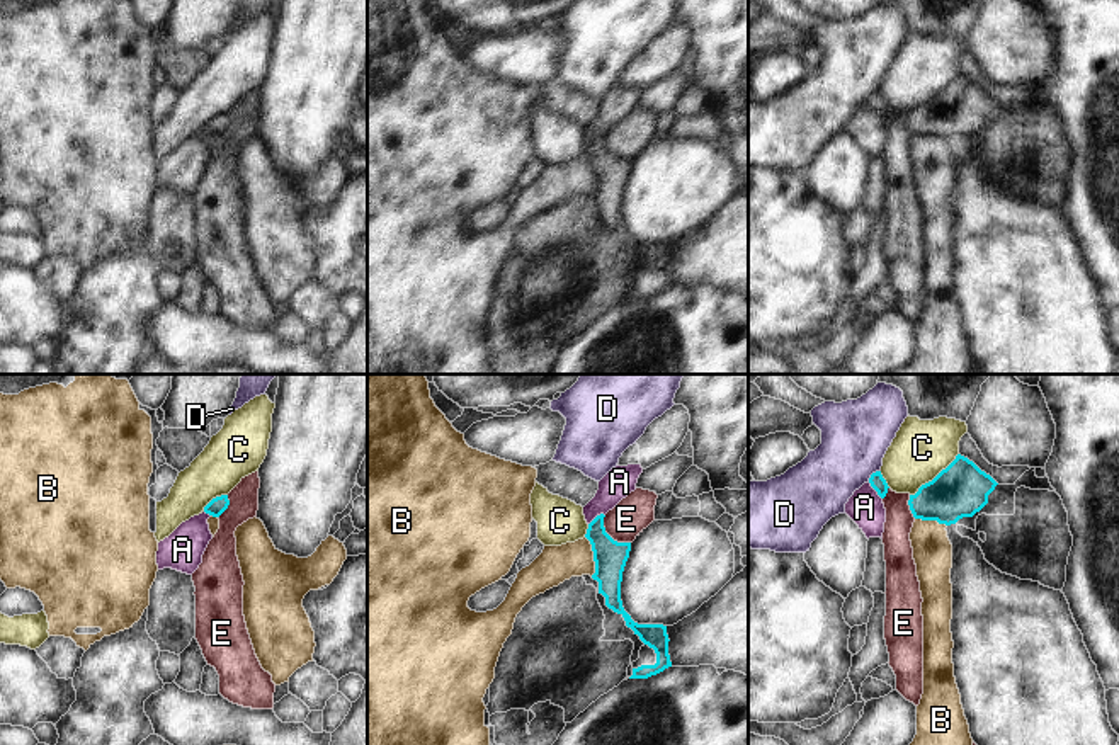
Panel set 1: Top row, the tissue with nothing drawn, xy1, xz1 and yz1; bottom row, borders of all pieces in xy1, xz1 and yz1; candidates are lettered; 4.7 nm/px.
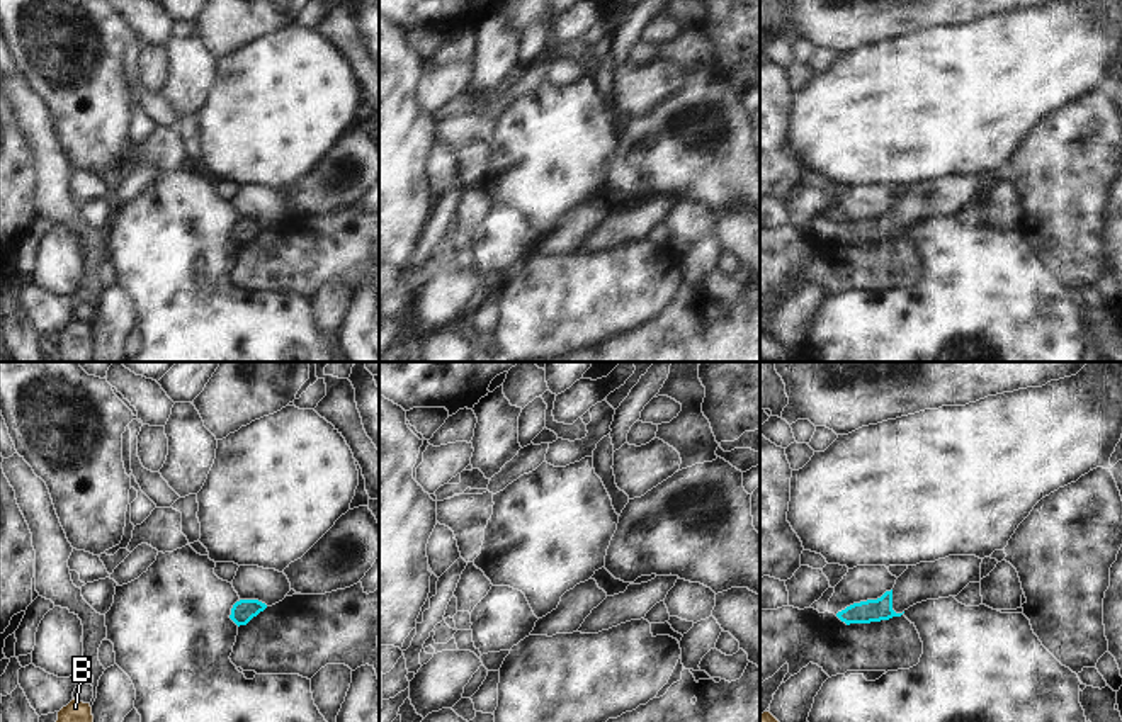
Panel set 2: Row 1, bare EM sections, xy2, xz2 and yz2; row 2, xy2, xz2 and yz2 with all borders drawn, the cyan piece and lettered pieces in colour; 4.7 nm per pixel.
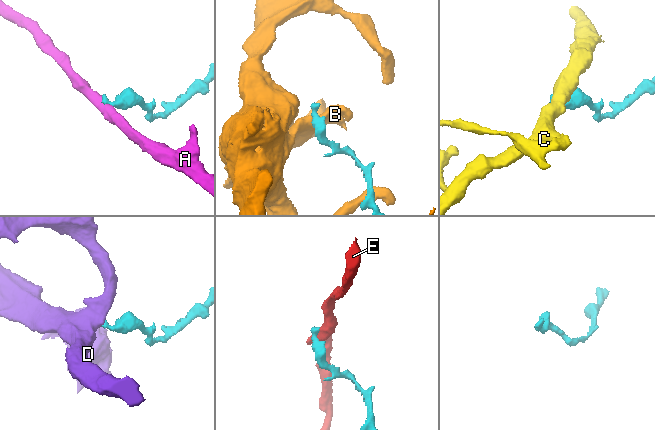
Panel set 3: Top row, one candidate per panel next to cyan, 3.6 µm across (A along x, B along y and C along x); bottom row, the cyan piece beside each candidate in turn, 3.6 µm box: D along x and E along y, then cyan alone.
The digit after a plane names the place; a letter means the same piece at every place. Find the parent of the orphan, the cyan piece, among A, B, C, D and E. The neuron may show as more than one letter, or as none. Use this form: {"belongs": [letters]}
{"belongs": []}

